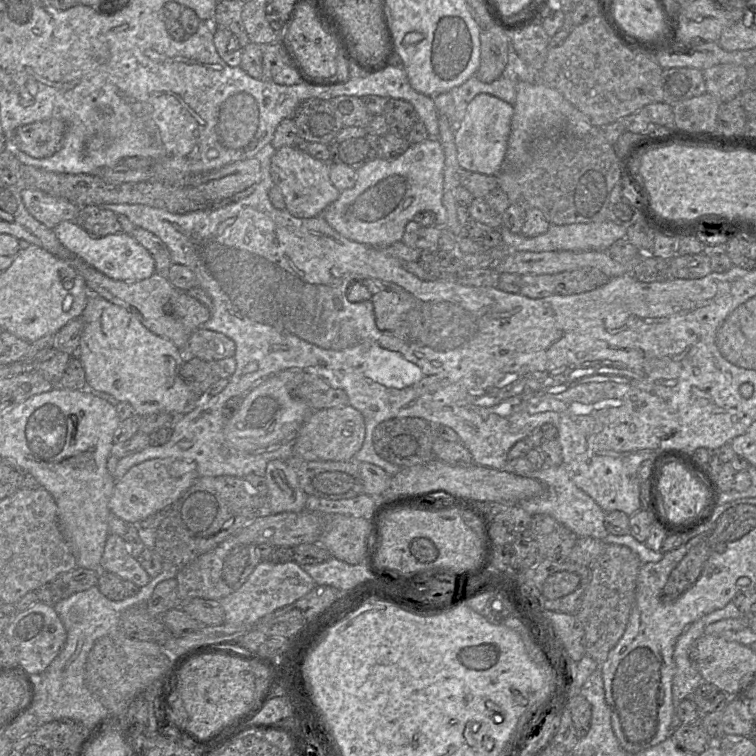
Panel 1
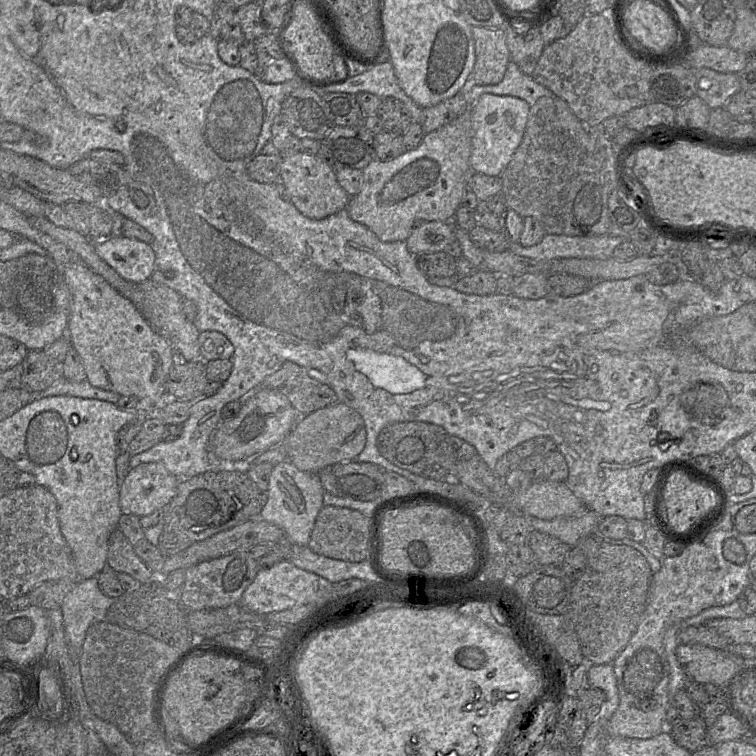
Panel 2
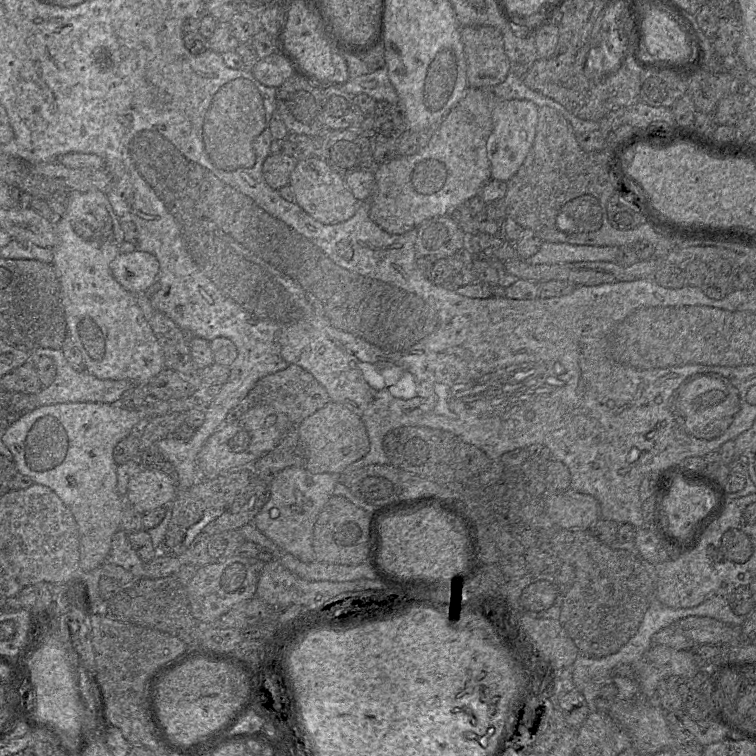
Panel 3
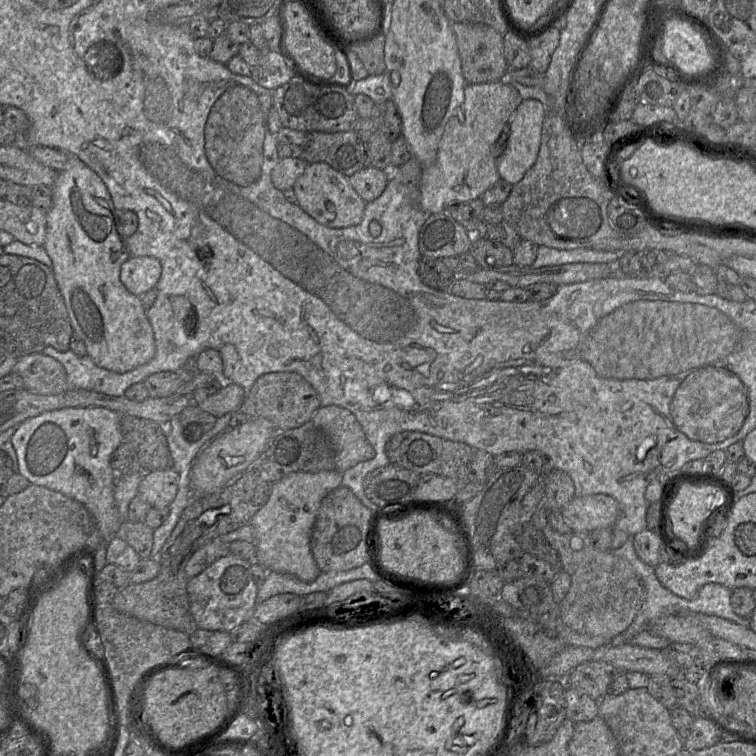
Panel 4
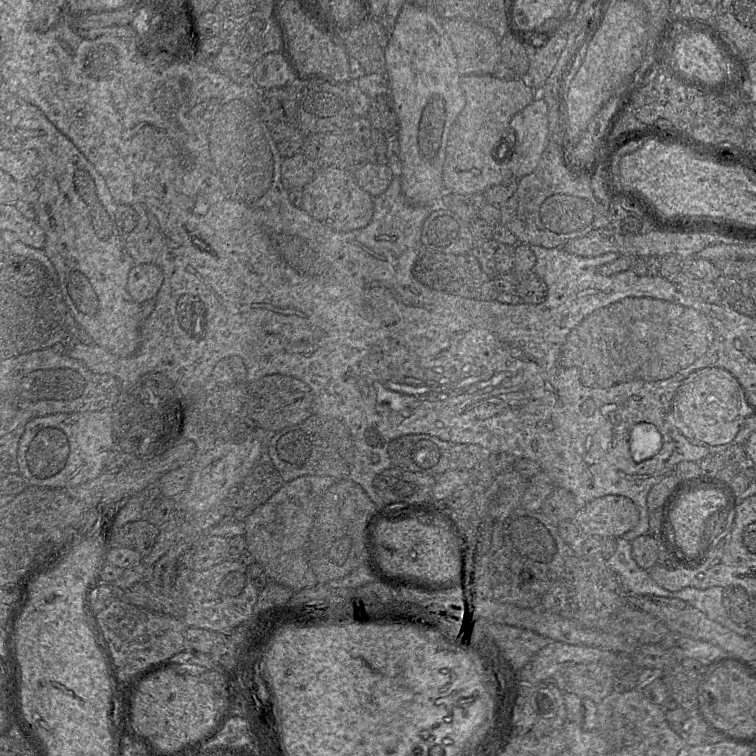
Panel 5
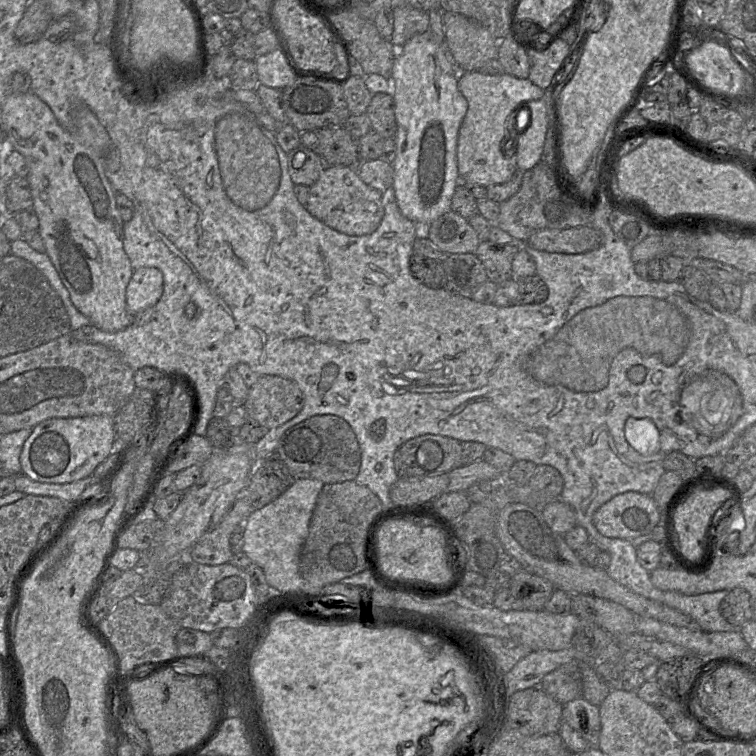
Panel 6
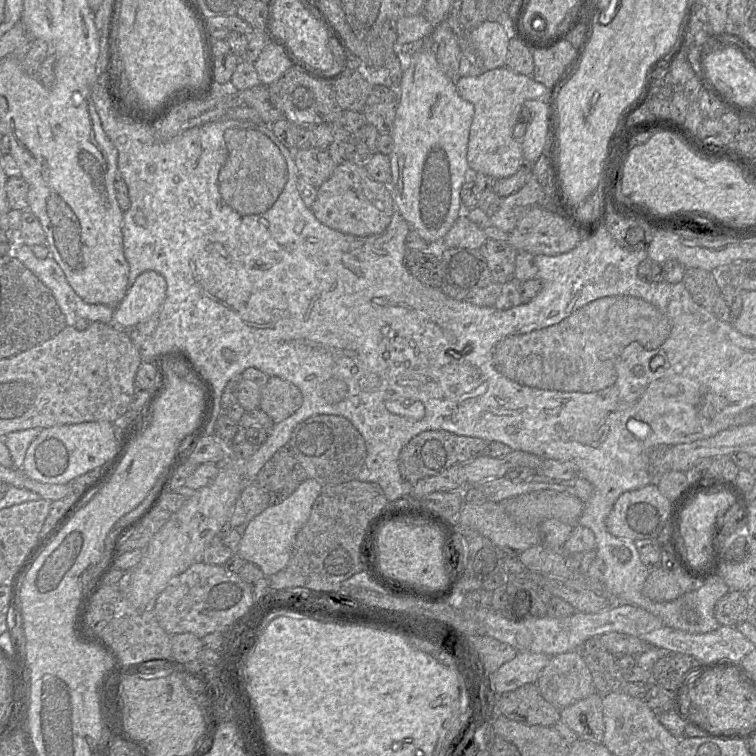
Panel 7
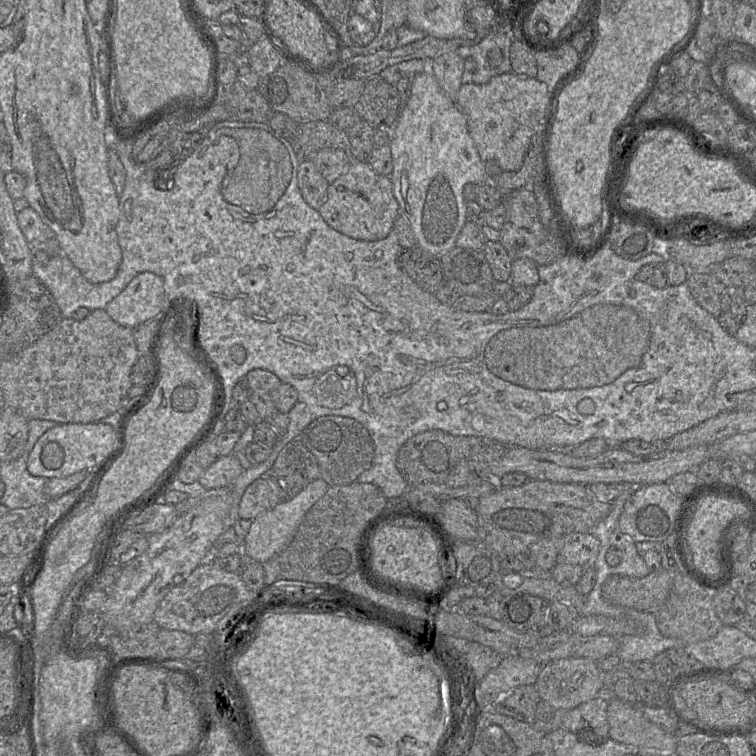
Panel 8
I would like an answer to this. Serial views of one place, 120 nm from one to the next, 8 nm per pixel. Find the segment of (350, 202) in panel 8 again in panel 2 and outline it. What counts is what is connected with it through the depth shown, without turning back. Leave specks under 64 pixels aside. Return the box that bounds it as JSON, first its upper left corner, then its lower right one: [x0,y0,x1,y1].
[280,152,351,220]

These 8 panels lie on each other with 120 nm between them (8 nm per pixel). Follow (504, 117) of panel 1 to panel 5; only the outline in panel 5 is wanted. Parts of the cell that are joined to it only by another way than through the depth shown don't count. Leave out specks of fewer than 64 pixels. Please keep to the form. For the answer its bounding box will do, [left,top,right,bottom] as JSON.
[503,95,549,179]

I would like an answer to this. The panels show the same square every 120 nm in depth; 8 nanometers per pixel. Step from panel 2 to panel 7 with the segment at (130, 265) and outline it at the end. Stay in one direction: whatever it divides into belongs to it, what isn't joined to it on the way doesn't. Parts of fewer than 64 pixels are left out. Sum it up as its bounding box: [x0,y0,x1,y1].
[113,271,167,329]

